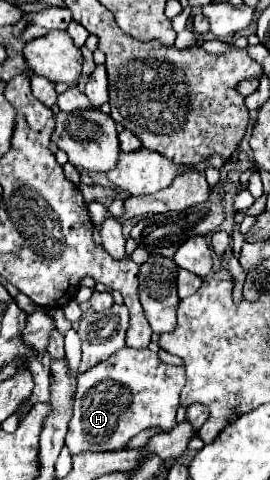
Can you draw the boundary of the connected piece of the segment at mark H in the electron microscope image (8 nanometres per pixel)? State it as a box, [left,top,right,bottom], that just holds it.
[66,347,186,455]

